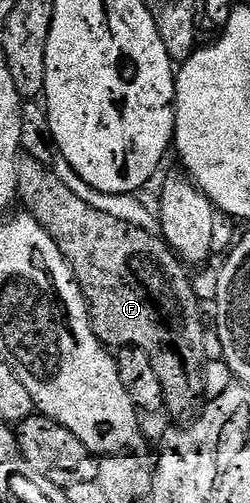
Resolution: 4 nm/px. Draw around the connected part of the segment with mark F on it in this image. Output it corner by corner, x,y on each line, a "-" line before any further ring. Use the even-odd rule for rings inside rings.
24,155
19,159
19,195
17,200
22,206
25,204
24,212
28,216
34,217
45,228
47,235
51,235
51,239
55,239
59,251
67,259
69,266
73,268
73,278
79,283
79,287
83,291
85,302
89,308
89,318
93,324
93,330
95,335
101,340
102,345
106,347
134,345
139,347
139,351
147,351
147,359
151,359
151,367
155,367
155,375
159,375
159,383
163,383
165,409
168,412
173,412
177,417
186,416
185,418
188,418
190,415
196,414
203,398
206,396
204,339
207,325
205,325
204,319
201,318
201,305
197,302
197,293
193,290
193,281
189,278
190,270
185,262
174,253
171,246
165,242
164,237
155,233
148,233
139,227
131,227
131,223
123,223
123,219
115,219
115,215
103,215
103,211
95,211
95,207
91,207
91,203
83,203
83,199
79,199
79,195
75,195
75,191
71,191
71,187
66,187
54,175
50,166
39,163
39,159
31,159

